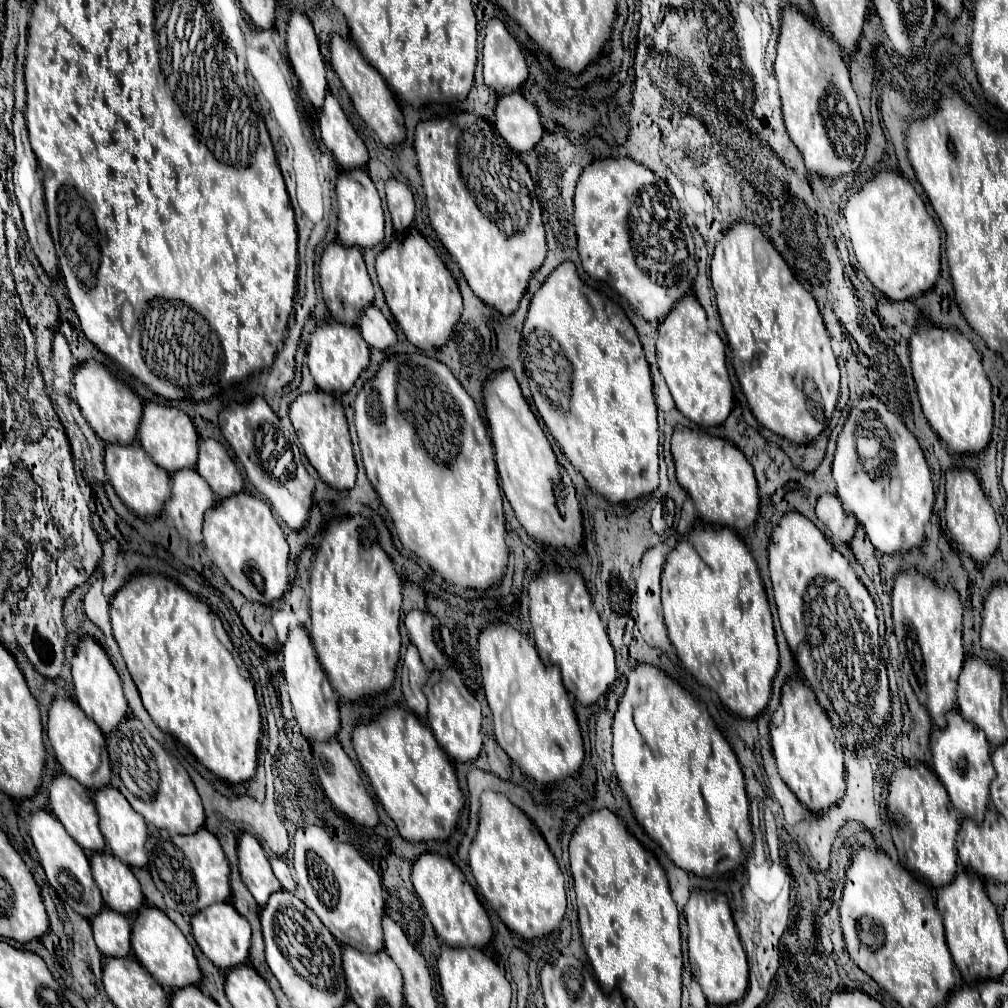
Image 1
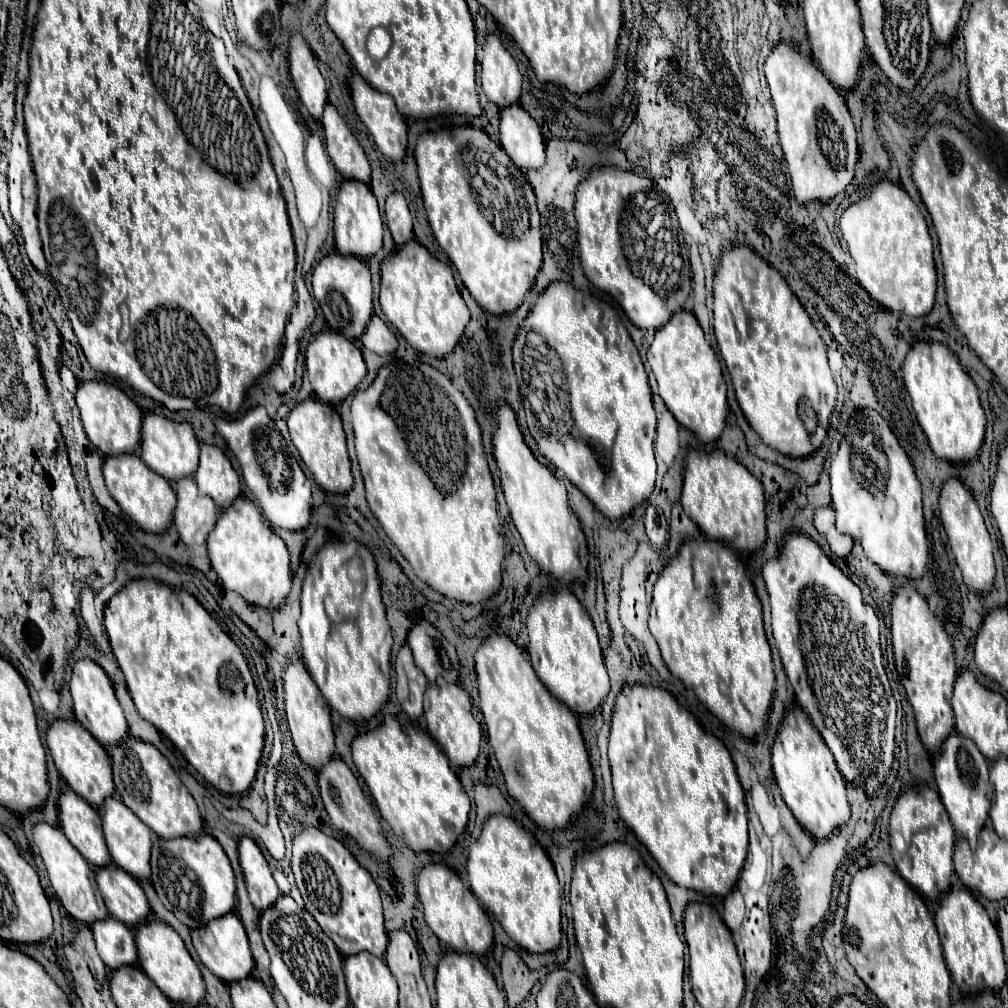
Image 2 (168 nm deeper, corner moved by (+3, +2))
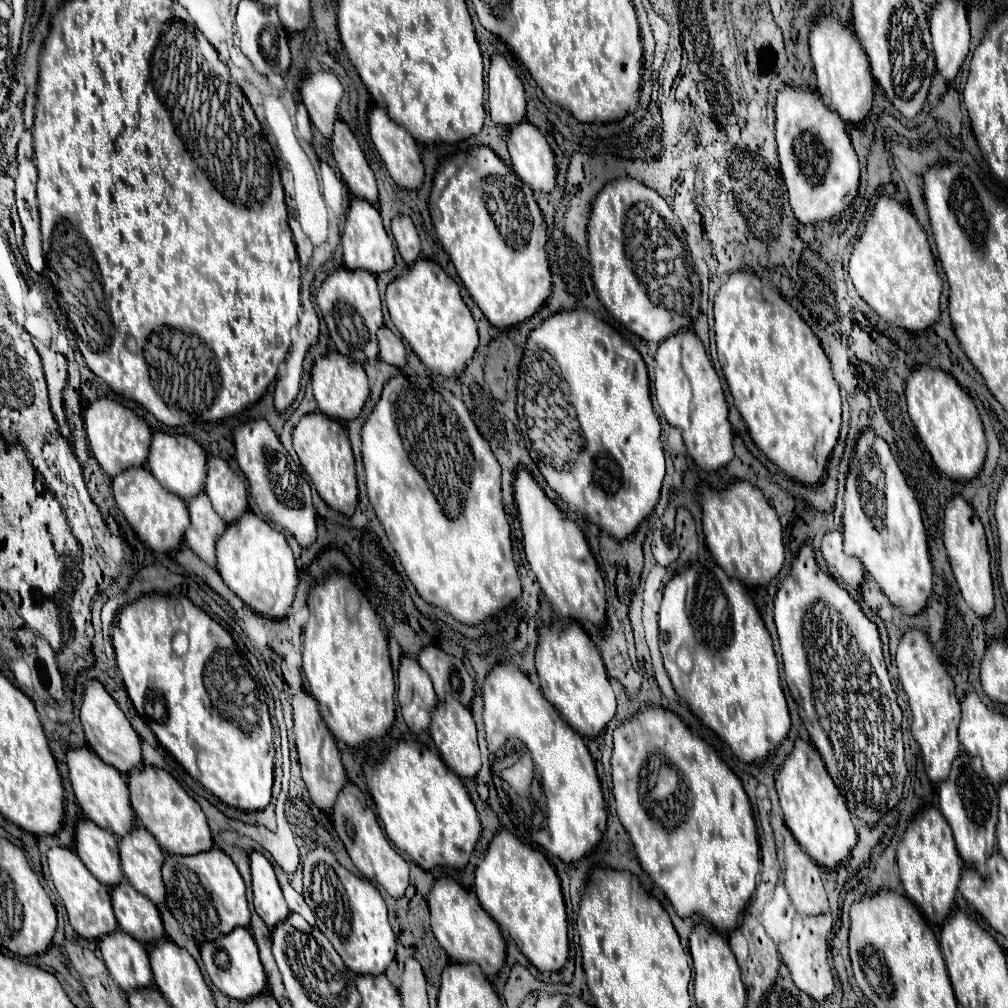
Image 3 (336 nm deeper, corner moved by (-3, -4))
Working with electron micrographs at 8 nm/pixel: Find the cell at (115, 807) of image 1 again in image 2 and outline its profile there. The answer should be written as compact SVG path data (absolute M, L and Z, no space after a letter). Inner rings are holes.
M115 796L107 798L101 808L101 828L105 834L105 842L107 842L113 864L127 870L135 878L147 878L151 874L151 870L149 870L151 830L139 818L135 818L135 814L131 810L127 810L127 806L123 806L123 802L119 802L119 798L115 798Z

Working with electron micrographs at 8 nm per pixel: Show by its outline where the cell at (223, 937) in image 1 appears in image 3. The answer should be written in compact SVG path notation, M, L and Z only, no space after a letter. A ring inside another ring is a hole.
M235 928L227 936L215 940L215 942L205 942L201 946L201 958L205 964L205 970L211 978L211 982L225 992L225 996L235 998L239 1002L249 1000L253 996L259 996L267 988L267 976L263 972L261 960L259 960L259 950L257 944L247 928Z

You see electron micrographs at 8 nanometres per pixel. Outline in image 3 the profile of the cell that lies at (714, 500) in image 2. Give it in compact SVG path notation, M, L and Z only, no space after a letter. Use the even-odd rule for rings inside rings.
M733 482L721 492L703 488L699 502L707 548L717 566L721 566L729 578L737 578L749 588L767 586L783 566L783 534L779 518L761 490L749 482Z

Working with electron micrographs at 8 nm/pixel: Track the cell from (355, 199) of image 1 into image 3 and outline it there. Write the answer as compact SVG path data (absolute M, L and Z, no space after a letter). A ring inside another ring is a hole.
M361 198L351 200L351 208L341 236L341 246L343 246L343 262L347 270L367 270L371 274L381 274L395 266L393 242L383 228L379 210L367 200L361 200Z

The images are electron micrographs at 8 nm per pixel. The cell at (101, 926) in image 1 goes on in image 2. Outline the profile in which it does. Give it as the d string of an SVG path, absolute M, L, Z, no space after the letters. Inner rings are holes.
M105 918L101 922L91 924L97 952L101 960L107 964L107 968L115 970L123 964L135 964L137 962L137 950L135 950L135 938L123 922L115 918Z

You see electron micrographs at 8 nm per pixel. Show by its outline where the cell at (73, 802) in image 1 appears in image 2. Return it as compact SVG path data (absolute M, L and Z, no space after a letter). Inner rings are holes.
M71 788L63 790L59 796L59 824L63 834L87 862L95 866L107 866L111 862L103 842L99 810Z

